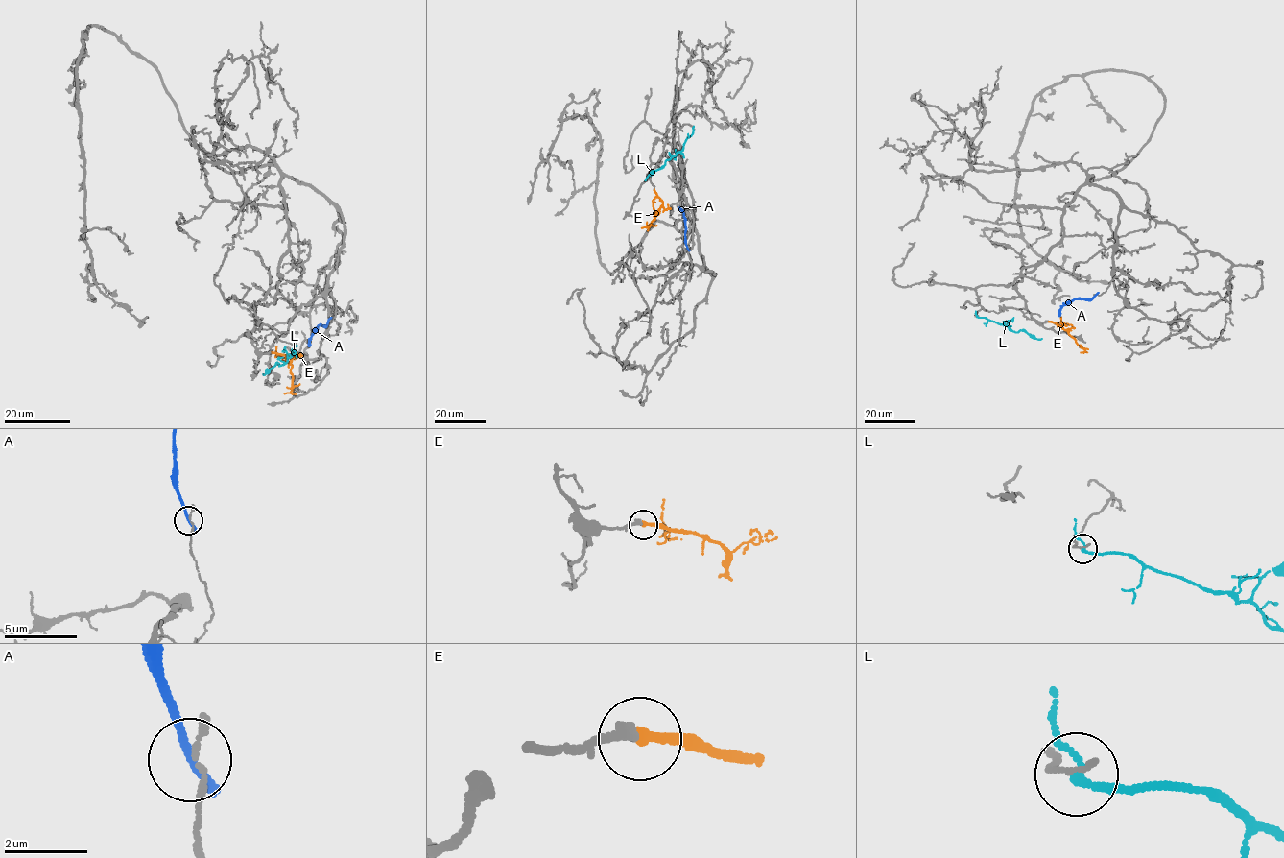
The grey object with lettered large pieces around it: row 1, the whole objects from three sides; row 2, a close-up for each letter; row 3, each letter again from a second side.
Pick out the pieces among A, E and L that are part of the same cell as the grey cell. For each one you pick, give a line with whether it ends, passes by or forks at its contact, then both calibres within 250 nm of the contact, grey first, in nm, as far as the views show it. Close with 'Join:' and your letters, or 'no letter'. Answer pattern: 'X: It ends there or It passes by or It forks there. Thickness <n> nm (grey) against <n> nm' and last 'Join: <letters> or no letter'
E: It ends there. Thickness 280 nm (grey) against 240 nm
Join: E

